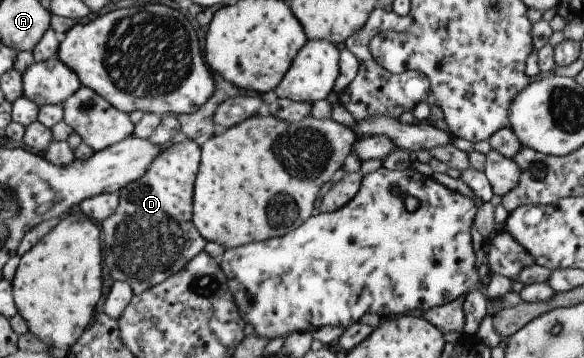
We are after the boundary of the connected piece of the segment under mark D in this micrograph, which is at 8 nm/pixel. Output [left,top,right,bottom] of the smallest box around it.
[99,136,205,293]

